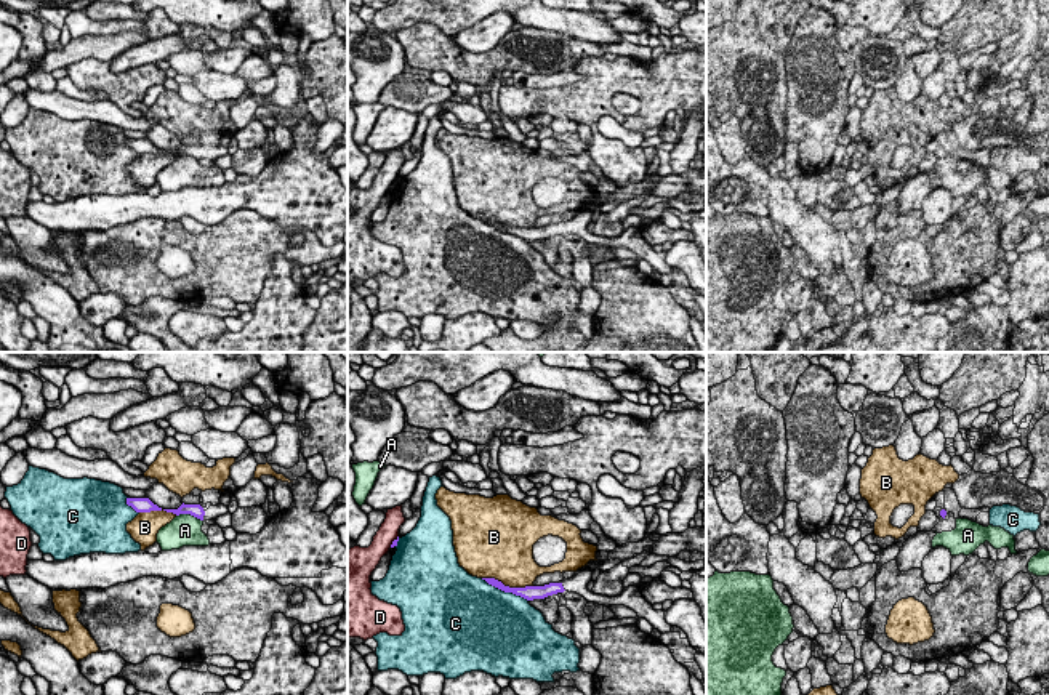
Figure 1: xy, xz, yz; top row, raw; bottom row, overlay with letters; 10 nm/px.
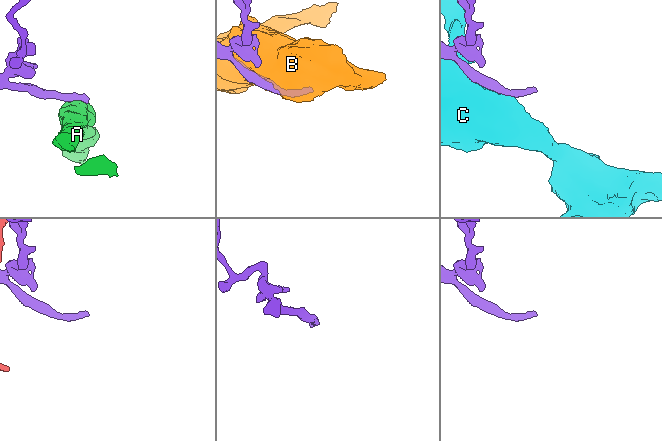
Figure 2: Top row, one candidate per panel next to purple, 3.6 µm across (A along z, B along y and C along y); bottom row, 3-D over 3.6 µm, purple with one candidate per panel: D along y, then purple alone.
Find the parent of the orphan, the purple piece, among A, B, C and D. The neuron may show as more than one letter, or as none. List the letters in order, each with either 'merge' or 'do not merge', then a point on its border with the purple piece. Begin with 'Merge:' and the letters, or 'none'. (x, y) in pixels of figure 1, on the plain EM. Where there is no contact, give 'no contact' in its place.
Merge: none
A: do not merge; meets purple in xy at (189, 154)
B: do not merge; meets purple in xz at (508, 228)
C: do not merge; meets purple in xz at (505, 233)
D: do not merge; meets purple in xz at (393, 183)

